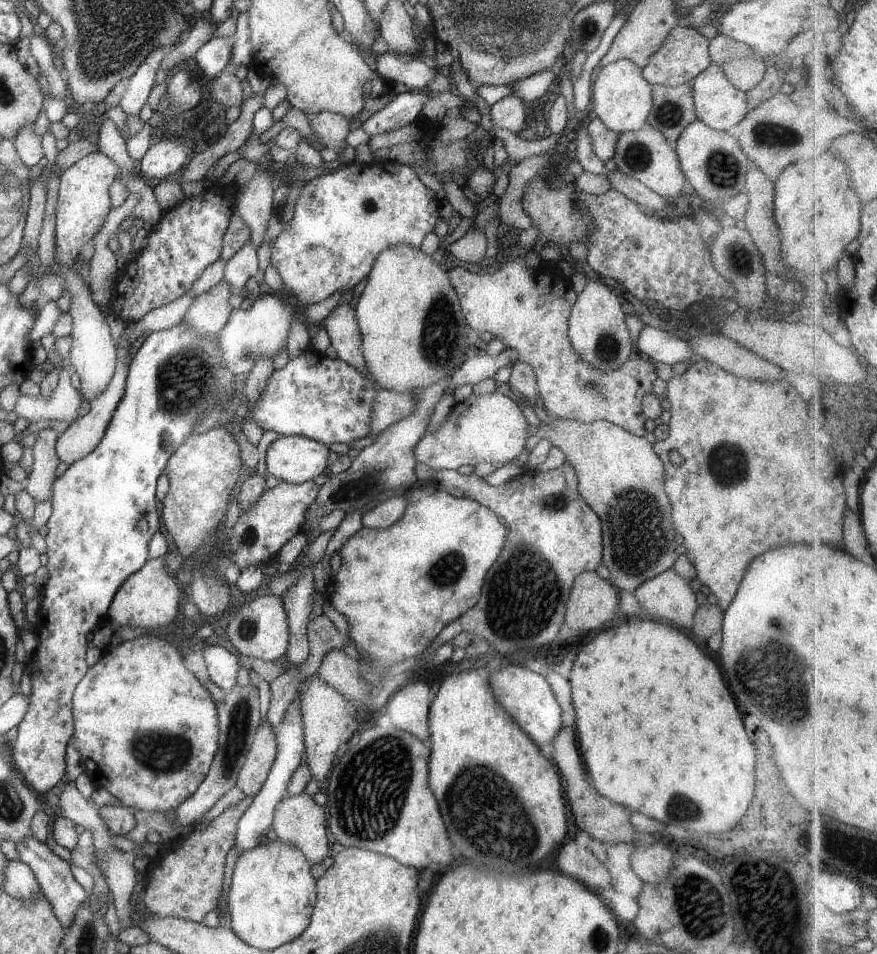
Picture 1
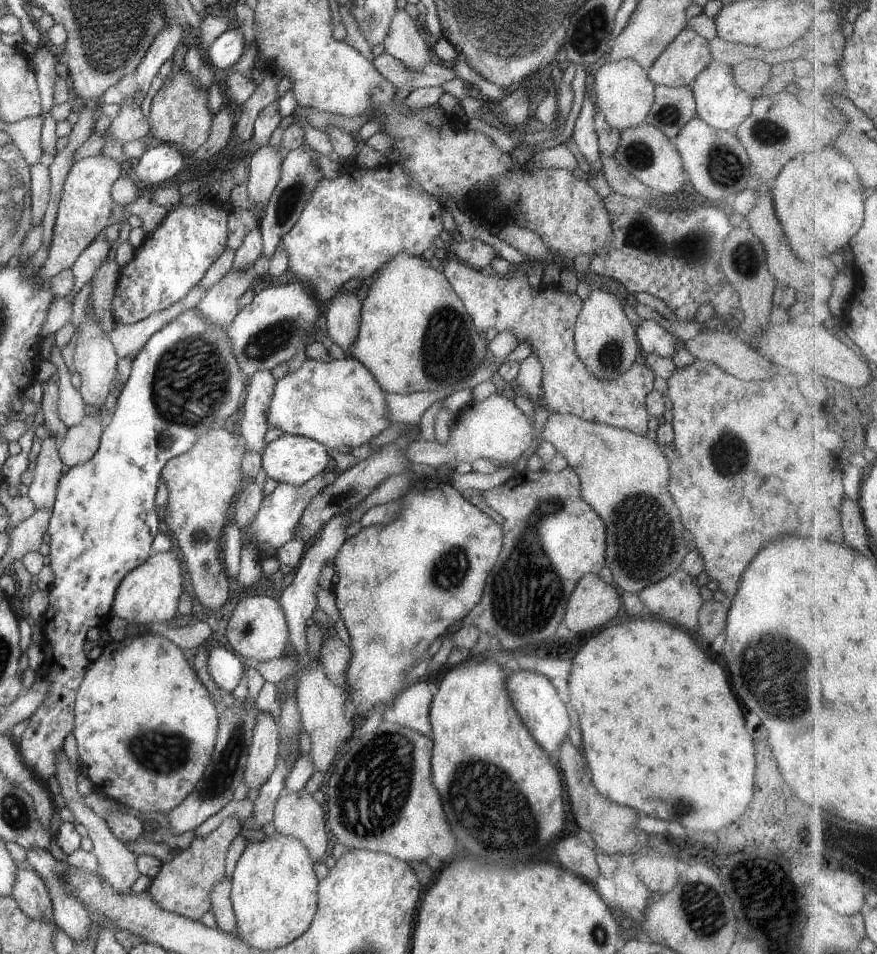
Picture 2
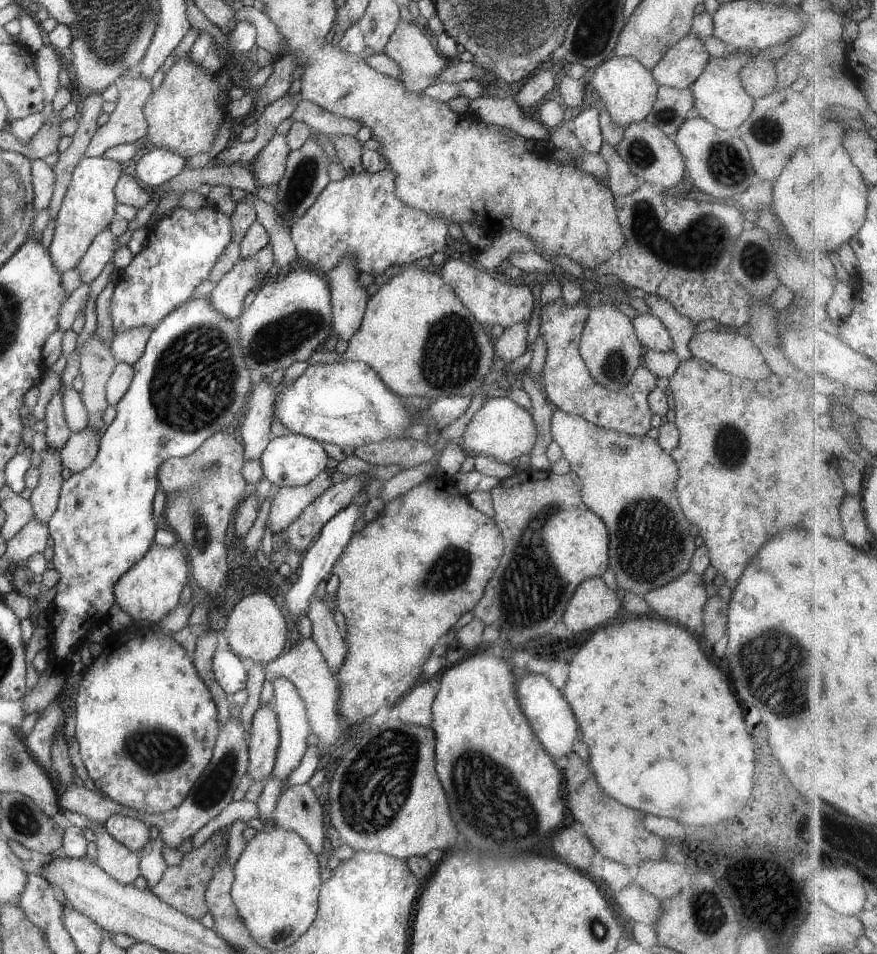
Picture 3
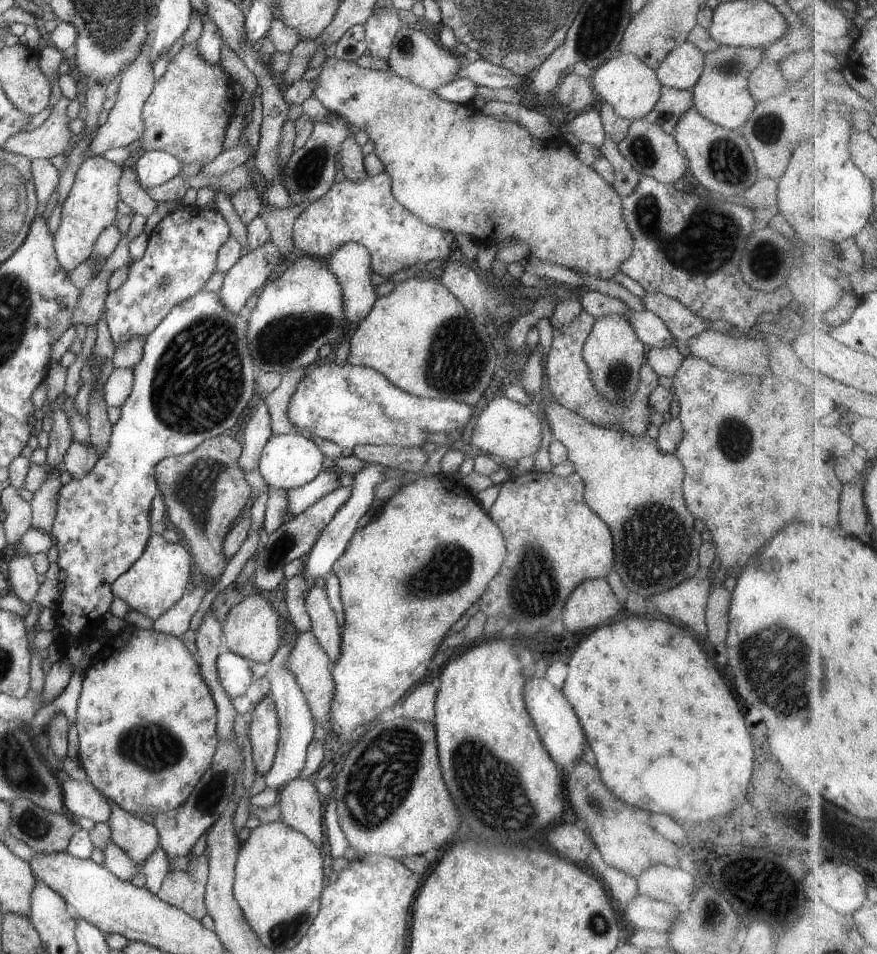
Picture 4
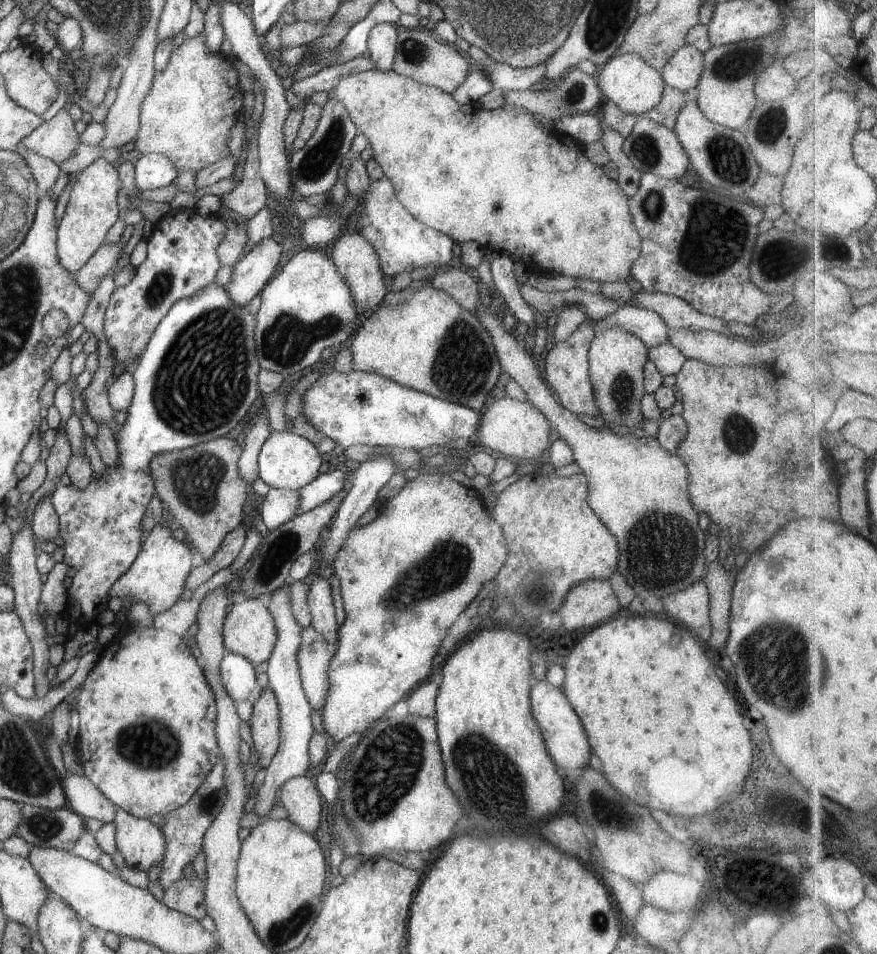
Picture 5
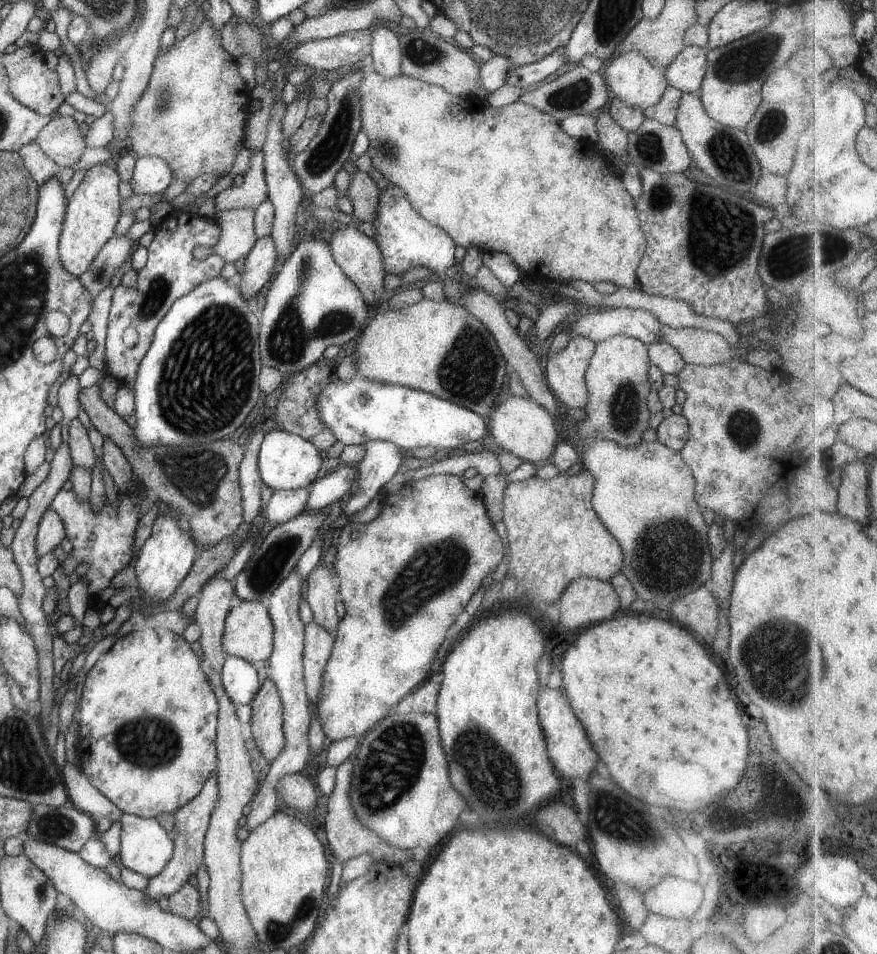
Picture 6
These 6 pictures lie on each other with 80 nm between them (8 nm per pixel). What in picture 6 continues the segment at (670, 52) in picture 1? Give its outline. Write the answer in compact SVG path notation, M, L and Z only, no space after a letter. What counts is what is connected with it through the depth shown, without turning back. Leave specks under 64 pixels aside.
M695 45L684 46L677 57L663 70L668 86L681 93L700 88L706 68L706 50Z

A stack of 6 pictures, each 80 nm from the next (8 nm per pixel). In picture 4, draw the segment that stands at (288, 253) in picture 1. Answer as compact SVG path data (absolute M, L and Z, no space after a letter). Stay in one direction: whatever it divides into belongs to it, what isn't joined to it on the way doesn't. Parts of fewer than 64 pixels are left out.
M385 171L374 176L367 175L362 181L344 179L333 183L325 194L299 213L292 226L295 254L327 261L341 243L358 242L369 251L372 274L385 278L413 264L426 264L435 259L445 263L453 240L453 233L427 226L393 198L390 176Z

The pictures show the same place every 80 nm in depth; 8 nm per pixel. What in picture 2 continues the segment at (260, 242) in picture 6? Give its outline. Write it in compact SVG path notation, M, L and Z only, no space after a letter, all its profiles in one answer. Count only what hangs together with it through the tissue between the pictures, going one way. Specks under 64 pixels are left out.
M259 255L245 270L229 269L213 286L210 286L196 304L207 322L226 328L239 310L237 298L243 294L253 279L265 275L269 259Z

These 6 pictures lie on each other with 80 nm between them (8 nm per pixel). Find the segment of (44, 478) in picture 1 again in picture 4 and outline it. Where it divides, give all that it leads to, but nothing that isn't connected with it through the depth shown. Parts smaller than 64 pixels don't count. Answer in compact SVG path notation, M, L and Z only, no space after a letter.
M58 468L46 472L44 483L33 493L30 500L31 520L30 526L37 530L49 533L53 519L56 515L56 498L59 487Z

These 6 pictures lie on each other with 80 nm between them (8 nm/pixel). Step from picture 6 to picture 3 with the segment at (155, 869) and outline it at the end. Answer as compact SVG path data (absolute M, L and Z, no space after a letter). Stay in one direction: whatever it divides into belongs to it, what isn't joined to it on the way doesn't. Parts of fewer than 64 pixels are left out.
M119 813L106 818L102 825L104 829L119 843L130 851L147 852L154 831L143 820L132 819Z

